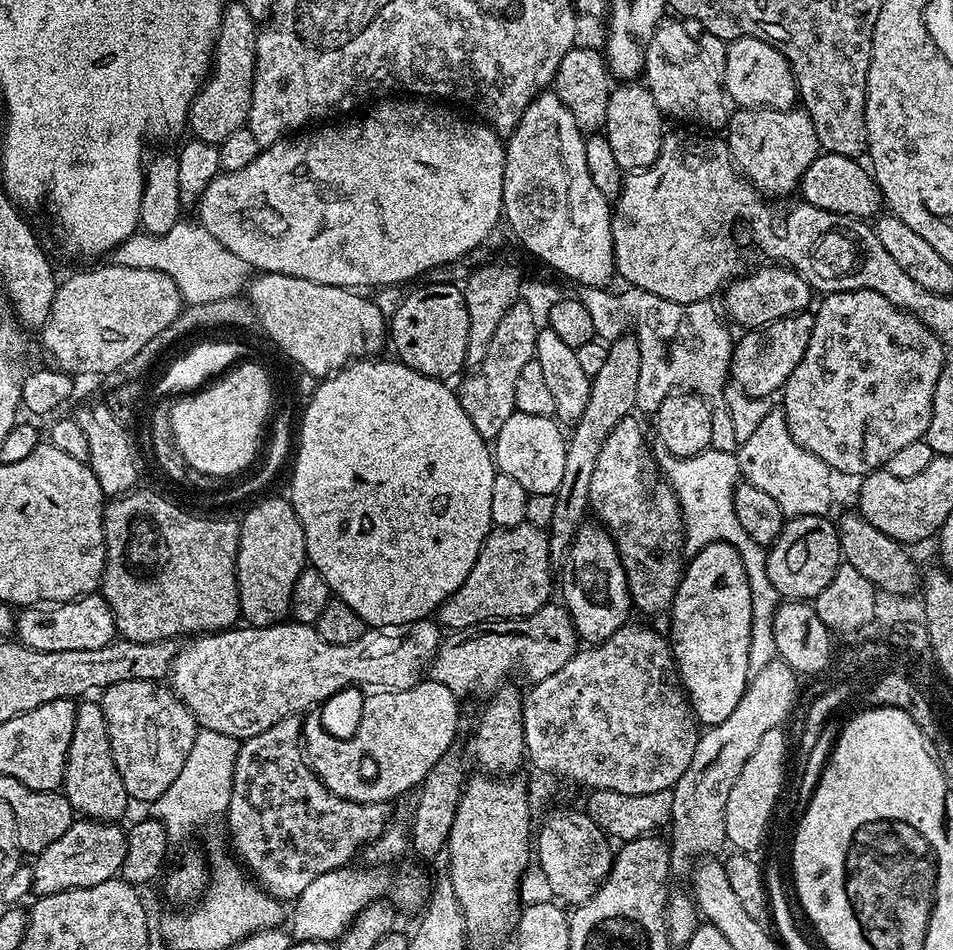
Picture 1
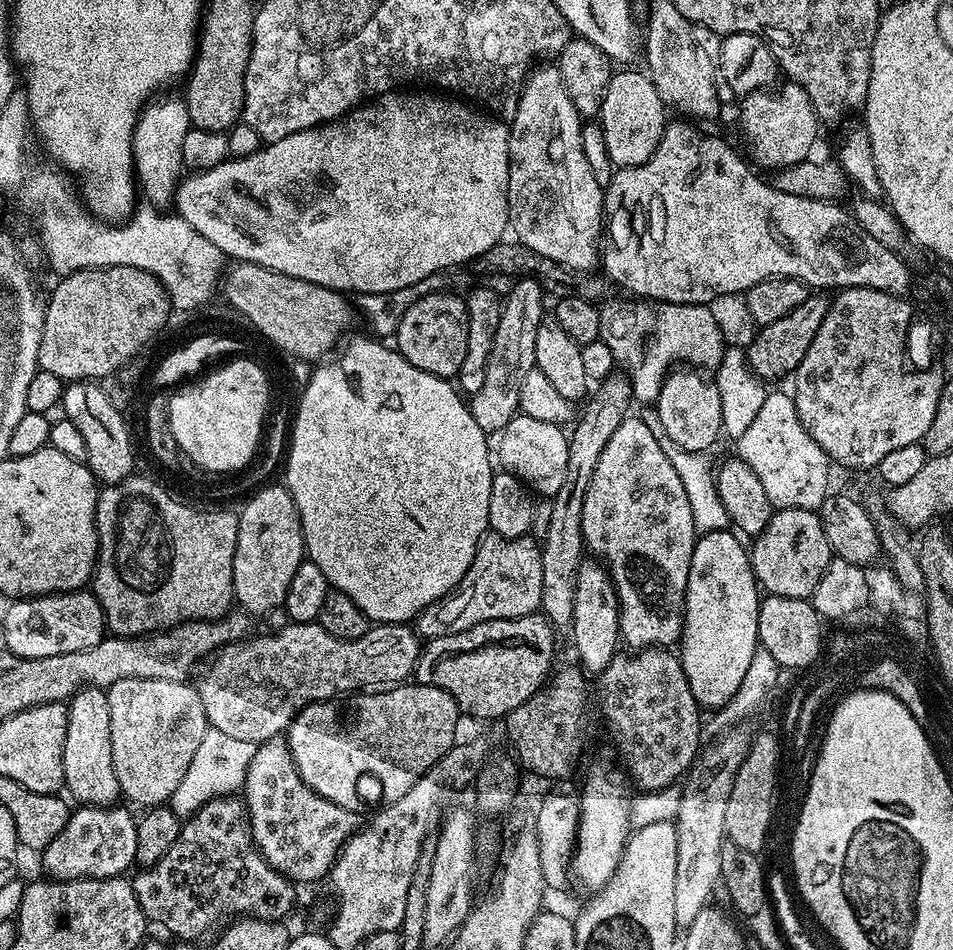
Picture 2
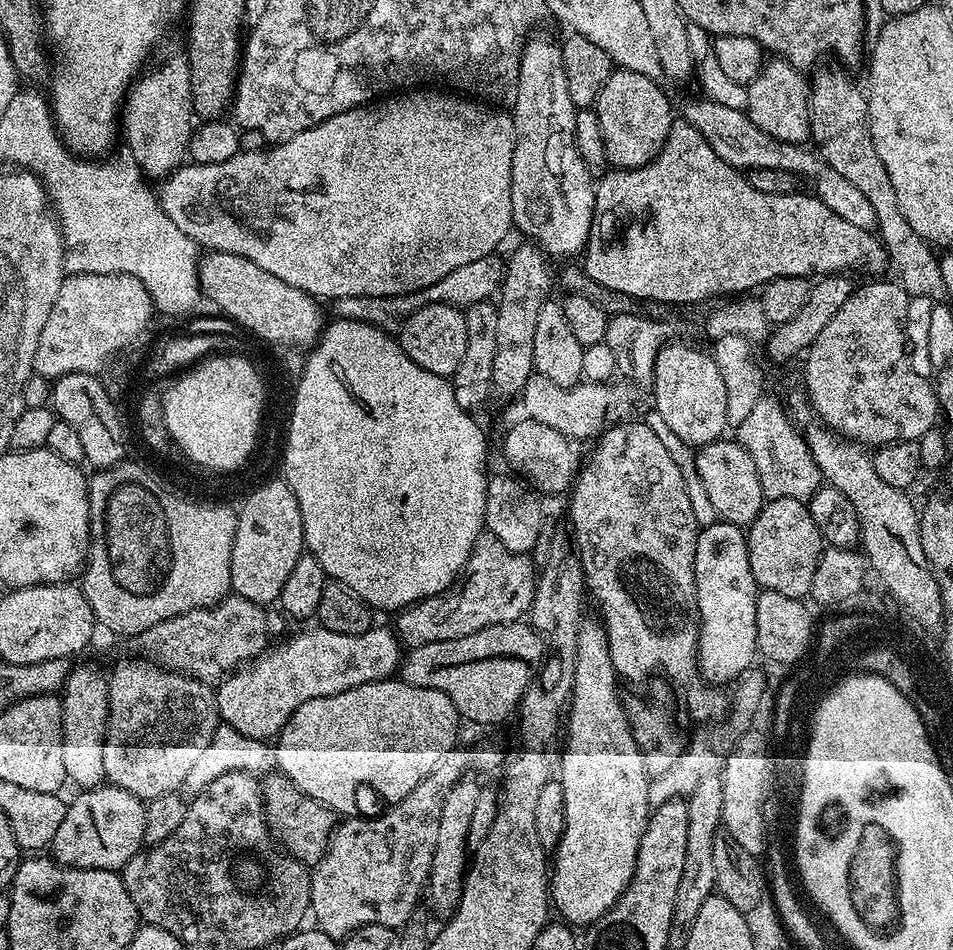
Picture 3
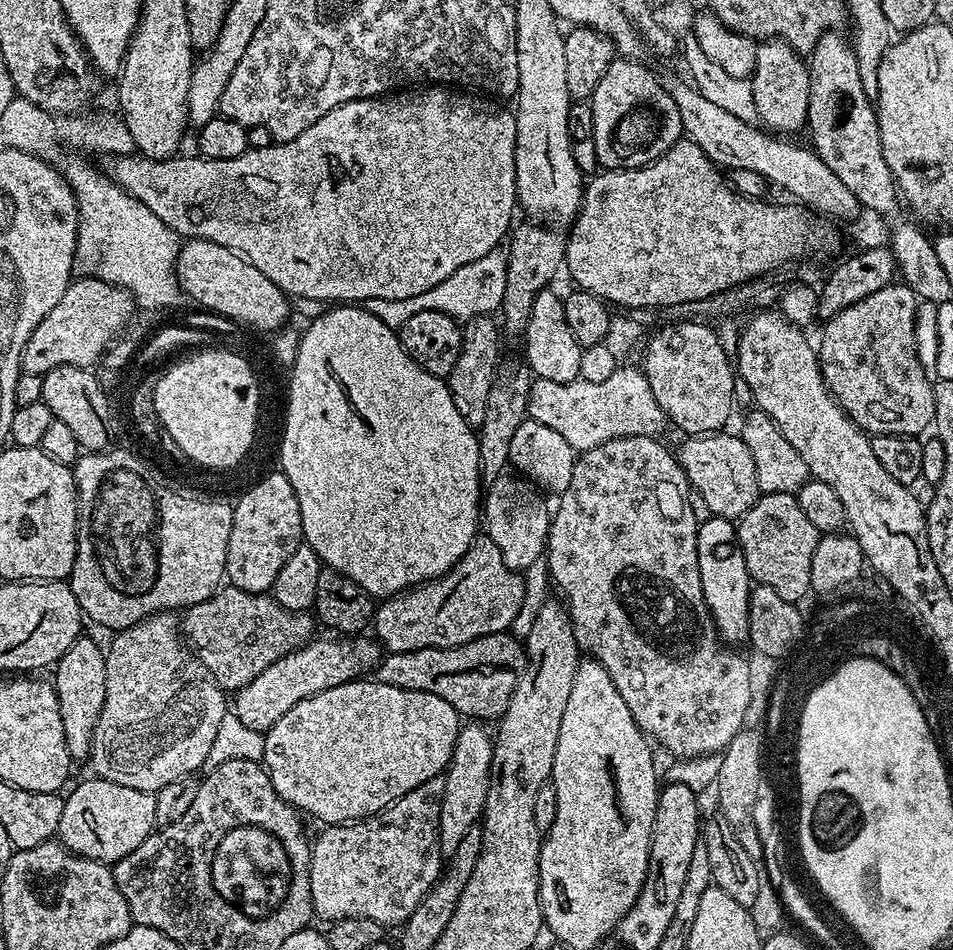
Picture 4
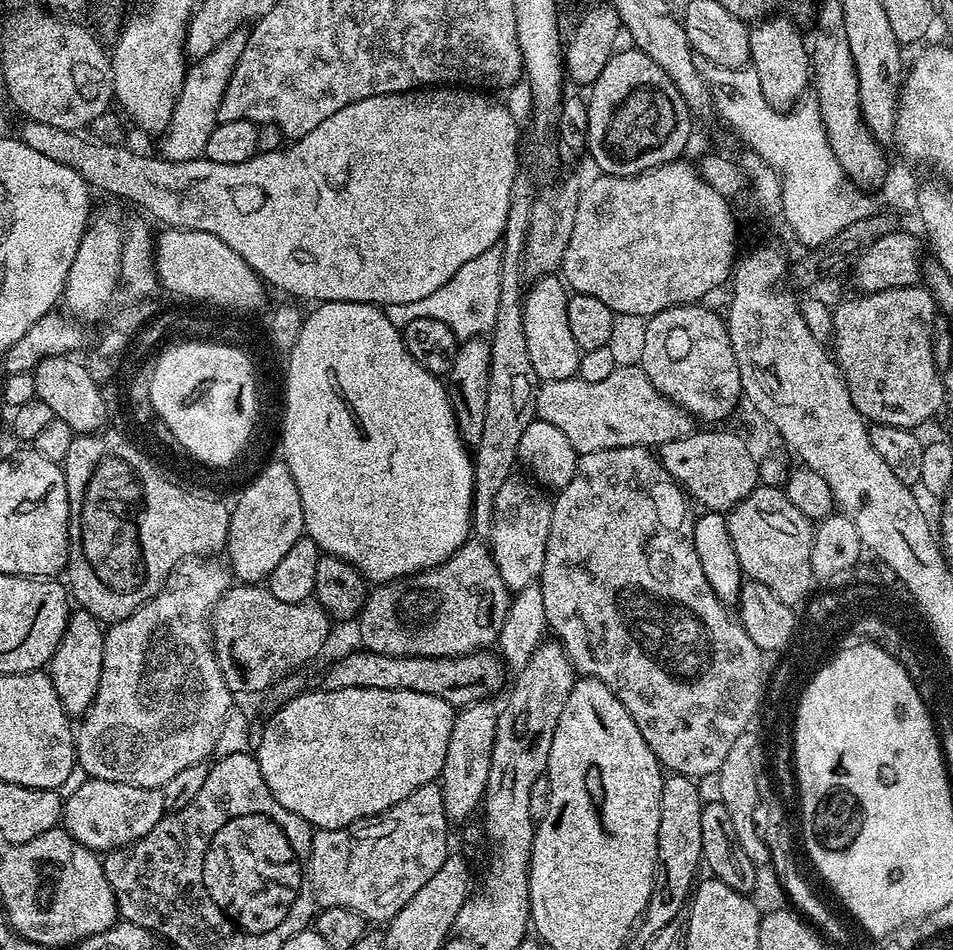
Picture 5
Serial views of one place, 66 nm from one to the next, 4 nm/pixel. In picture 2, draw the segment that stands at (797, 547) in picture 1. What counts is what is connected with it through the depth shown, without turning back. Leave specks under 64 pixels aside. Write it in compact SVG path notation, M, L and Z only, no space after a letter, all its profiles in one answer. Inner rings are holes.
M781 508L773 511L766 530L755 537L750 555L756 583L765 593L803 600L811 597L826 566L833 560L832 547L826 542L819 511Z

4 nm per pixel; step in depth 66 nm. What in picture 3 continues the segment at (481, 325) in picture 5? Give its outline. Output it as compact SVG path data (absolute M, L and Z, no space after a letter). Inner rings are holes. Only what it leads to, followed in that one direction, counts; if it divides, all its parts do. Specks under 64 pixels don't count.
M499 255L483 256L477 258L475 262L466 262L466 266L458 266L458 270L454 270L450 274L446 274L446 278L442 278L438 282L434 282L434 286L426 286L417 292L407 292L401 296L347 296L346 298L338 298L331 301L332 316L338 320L357 320L358 322L366 322L375 328L385 330L396 330L403 325L404 321L416 313L422 306L427 304L455 304L457 306L467 306L477 304L483 300L492 300L493 297L501 291L504 283L504 265L503 259L499 260Z

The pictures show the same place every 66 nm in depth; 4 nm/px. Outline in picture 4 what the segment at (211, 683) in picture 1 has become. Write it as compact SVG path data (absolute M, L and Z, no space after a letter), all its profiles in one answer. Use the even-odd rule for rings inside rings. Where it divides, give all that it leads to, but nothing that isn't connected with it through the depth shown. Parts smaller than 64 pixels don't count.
M313 638L298 650L278 658L278 662L266 666L266 670L262 670L262 674L258 674L254 682L235 693L234 714L242 718L242 722L250 726L250 730L266 733L282 718L282 714L286 714L286 710L298 706L298 702L322 690L330 690L339 684L367 677L380 663L382 648L375 639L360 639L364 638L336 639L340 641Z

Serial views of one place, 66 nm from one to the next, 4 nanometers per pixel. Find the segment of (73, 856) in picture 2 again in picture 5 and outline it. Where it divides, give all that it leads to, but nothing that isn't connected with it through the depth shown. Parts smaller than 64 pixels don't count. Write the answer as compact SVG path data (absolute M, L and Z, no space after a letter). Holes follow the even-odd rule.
M89 778L78 786L78 791L70 794L64 800L64 810L62 813L63 827L77 840L82 842L82 846L91 848L97 854L107 854L118 848L127 848L129 844L136 840L141 840L166 814L164 806L164 794L158 788L143 788L142 786L130 786L126 782L106 782L105 780L93 780Z

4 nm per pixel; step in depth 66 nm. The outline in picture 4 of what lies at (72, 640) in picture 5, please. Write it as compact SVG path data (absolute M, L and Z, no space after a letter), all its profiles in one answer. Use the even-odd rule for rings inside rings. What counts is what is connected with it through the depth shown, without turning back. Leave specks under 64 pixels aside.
M81 634L74 646L70 646L70 650L66 650L66 654L62 654L62 658L54 665L54 687L58 710L62 714L62 730L66 734L68 754L73 758L87 757L94 738L94 726L98 726L98 718L106 702L105 655L103 647L99 648L88 634Z

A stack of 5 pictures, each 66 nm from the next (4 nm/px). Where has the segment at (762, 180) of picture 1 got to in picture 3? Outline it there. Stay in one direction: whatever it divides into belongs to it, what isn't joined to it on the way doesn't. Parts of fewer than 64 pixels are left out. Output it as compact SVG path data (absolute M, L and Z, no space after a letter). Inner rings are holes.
M772 58L761 68L760 73L747 85L747 114L758 128L776 140L803 145L812 131L810 111L810 80L801 69L789 60Z

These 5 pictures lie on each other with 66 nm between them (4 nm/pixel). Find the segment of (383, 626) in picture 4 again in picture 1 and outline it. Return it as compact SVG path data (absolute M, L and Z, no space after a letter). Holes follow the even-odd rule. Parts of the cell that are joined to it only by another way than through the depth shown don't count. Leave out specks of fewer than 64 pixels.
M525 522L523 524L519 524L518 526L514 526L513 528L493 527L492 531L488 533L487 538L484 539L482 550L474 562L474 570L470 570L470 574L466 574L466 582L462 582L462 586L458 586L458 590L451 596L451 598L445 600L444 603L440 605L438 609L439 623L443 625L445 629L455 630L457 628L465 628L466 626L481 624L482 622L486 622L487 620L493 618L514 620L534 614L542 605L549 603L551 596L548 595L550 595L551 592L554 592L554 572L552 576L552 567L554 567L554 561L552 555L550 554L550 550L548 549L548 533L543 527L535 528L535 526L532 525L532 522Z

